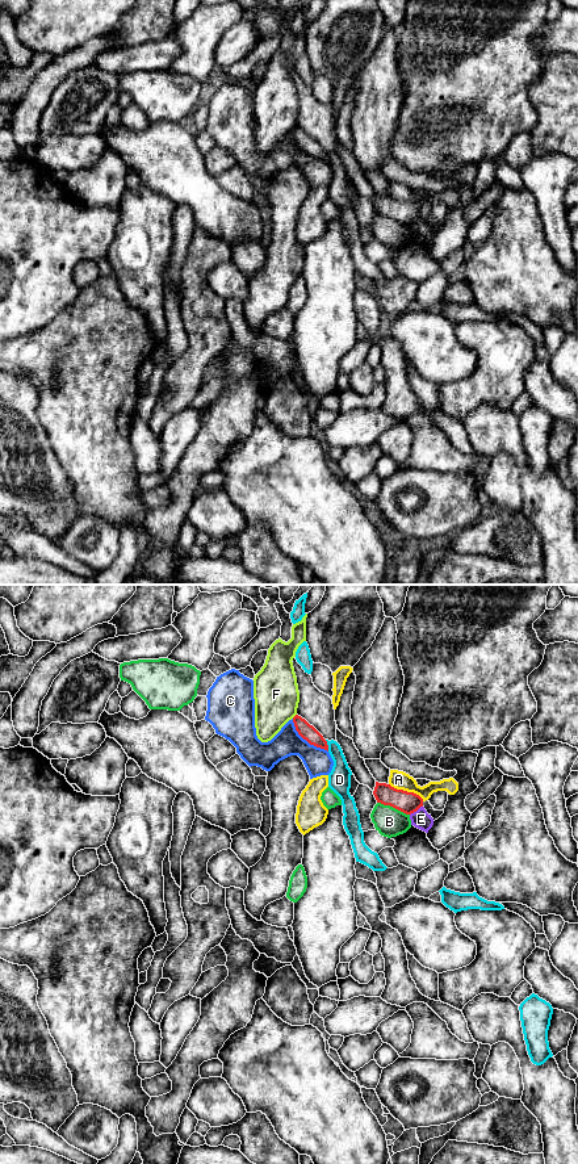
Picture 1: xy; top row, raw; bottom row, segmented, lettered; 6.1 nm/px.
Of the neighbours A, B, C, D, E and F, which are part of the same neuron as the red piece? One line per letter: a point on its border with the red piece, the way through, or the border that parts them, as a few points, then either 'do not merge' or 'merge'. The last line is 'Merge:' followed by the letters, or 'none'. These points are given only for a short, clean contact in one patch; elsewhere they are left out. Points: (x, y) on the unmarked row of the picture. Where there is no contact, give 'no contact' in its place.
A: xy (406, 202) | do not merge
B: xy (393, 218) | do not merge
C: xy (306, 151) | do not merge
D: xy (327, 156) | along xy (325, 151), (329, 162) | do not merge
E: xy (415, 222) | along xy (422, 217), (410, 226) | do not merge
F: xy (294, 128) | do not merge
Merge: none

